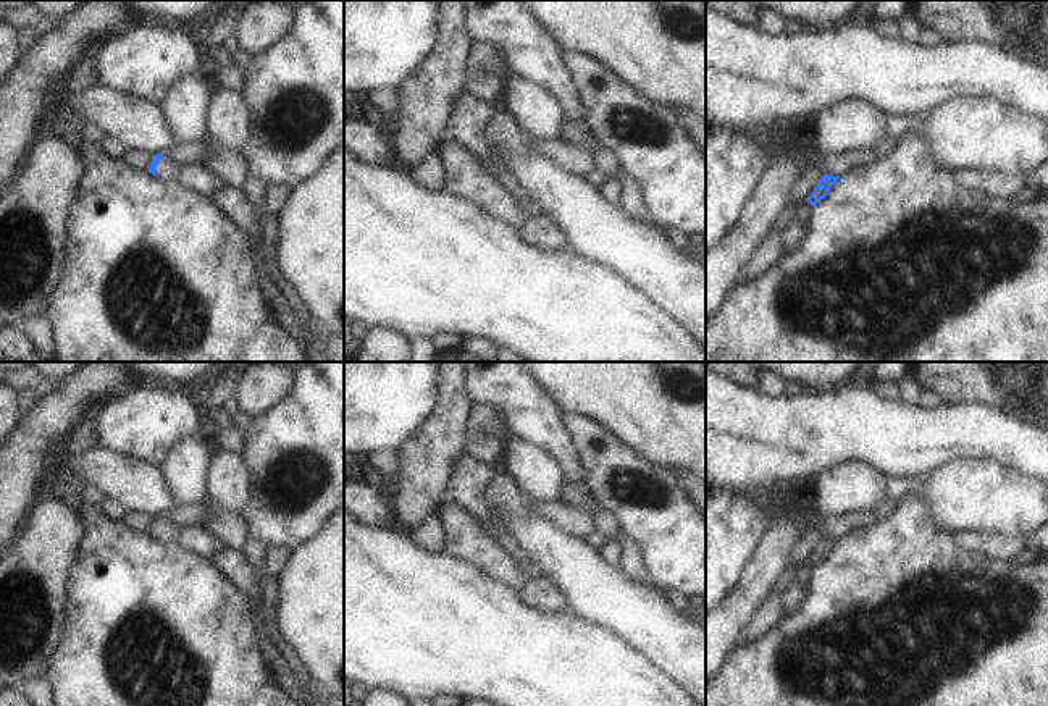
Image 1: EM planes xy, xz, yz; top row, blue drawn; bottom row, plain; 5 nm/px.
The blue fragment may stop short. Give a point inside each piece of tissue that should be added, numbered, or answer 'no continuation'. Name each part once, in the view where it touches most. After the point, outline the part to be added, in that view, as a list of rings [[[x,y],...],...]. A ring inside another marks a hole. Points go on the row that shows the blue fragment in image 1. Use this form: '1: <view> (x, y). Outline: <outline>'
1: xy (165, 170). Outline: [[[161,157],[158,165],[155,166],[155,174],[163,181],[174,181],[176,173],[181,170],[179,165],[173,163],[171,160]]]

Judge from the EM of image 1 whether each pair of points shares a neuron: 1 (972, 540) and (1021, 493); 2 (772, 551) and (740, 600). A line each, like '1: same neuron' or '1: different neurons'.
1: different neurons
2: same neuron

